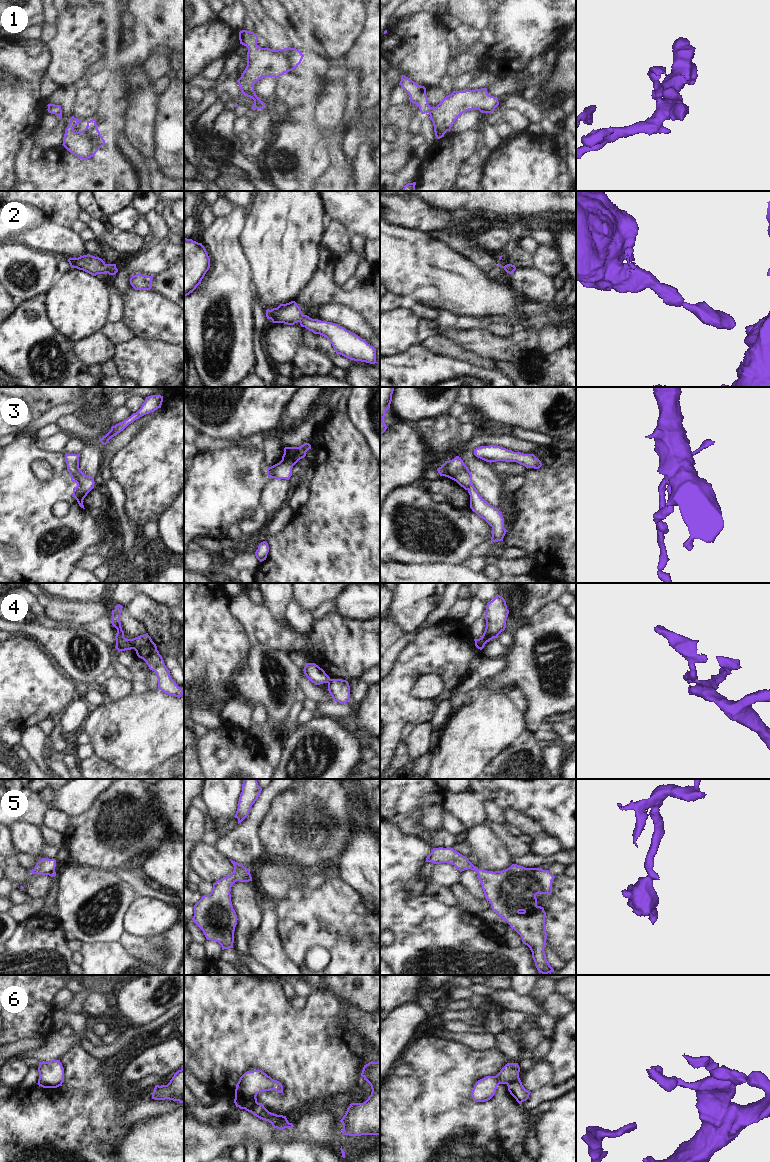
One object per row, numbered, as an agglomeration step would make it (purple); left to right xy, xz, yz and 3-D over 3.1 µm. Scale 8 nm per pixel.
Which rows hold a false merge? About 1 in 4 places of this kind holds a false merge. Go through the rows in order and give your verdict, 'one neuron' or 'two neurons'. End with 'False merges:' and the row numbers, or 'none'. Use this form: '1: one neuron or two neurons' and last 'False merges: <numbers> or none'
1: one neuron
2: one neuron
3: one neuron
4: two neurons
5: one neuron
6: two neurons
False merges: 4, 6

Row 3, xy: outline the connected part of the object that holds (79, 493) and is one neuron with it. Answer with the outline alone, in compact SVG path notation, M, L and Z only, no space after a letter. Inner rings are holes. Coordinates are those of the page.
M66 454L65 462L67 471L71 476L71 481L76 482L77 486L73 488L73 497L77 500L79 506L83 509L83 500L87 494L94 488L94 477L85 475L79 468L79 454Z

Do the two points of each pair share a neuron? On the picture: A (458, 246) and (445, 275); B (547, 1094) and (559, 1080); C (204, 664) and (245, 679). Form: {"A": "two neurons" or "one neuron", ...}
{"A": "two neurons", "B": "one neuron", "C": "two neurons"}

